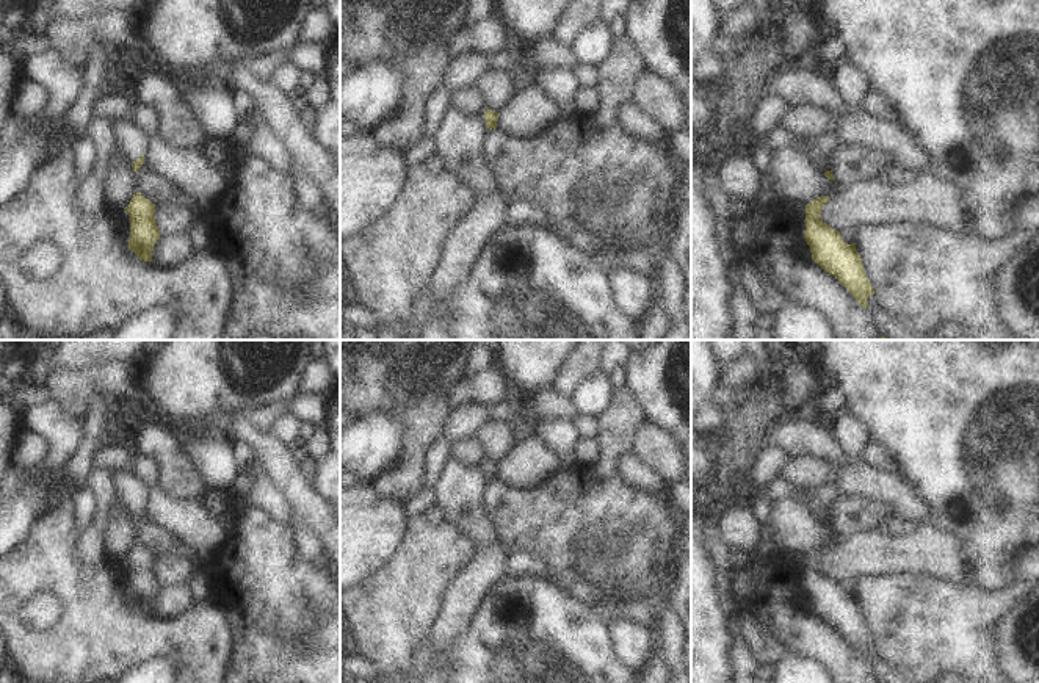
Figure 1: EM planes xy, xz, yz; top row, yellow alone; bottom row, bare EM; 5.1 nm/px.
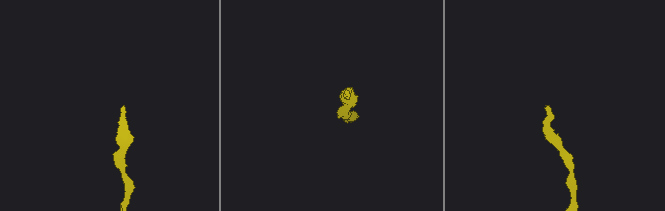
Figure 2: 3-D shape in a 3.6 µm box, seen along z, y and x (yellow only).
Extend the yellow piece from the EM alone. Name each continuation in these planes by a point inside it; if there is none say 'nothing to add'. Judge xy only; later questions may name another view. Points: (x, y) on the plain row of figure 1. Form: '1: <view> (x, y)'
1: xy (129, 491).

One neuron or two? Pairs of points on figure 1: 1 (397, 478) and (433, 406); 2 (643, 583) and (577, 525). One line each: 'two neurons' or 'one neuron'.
1: one neuron
2: one neuron

